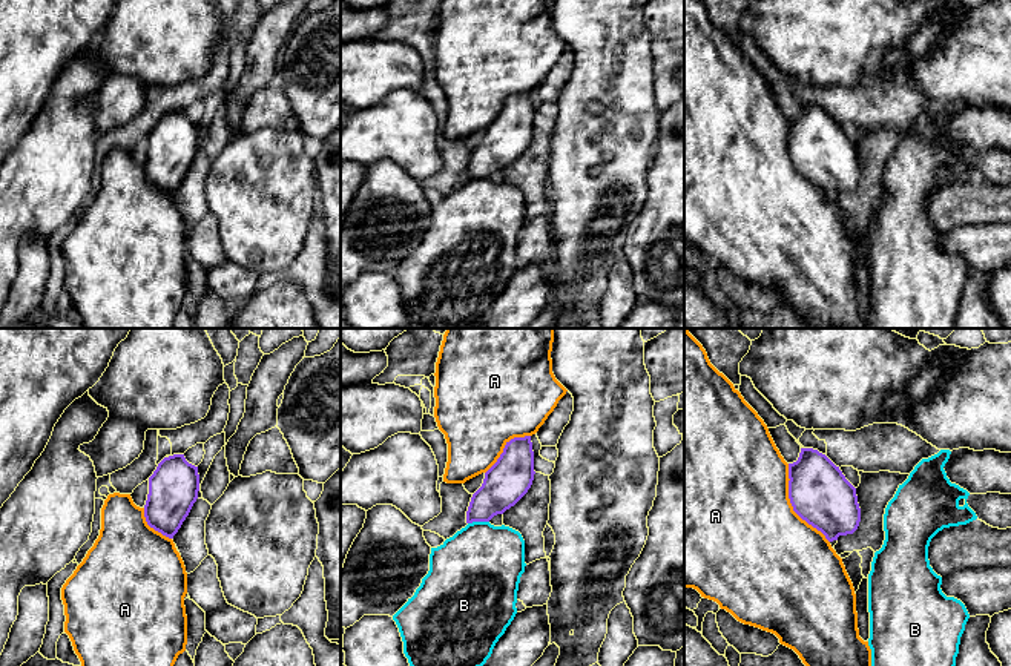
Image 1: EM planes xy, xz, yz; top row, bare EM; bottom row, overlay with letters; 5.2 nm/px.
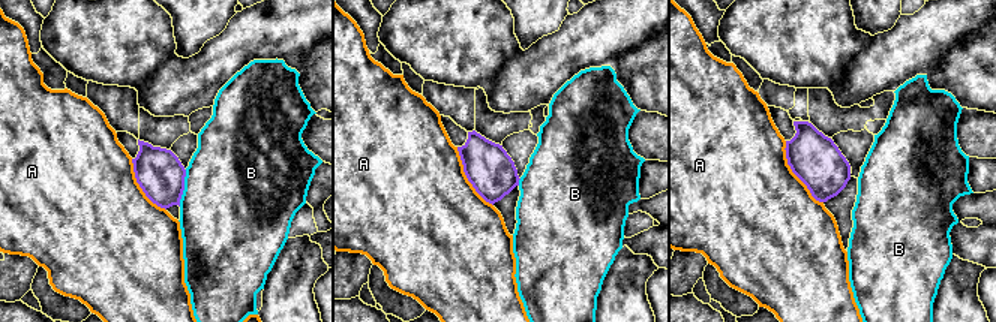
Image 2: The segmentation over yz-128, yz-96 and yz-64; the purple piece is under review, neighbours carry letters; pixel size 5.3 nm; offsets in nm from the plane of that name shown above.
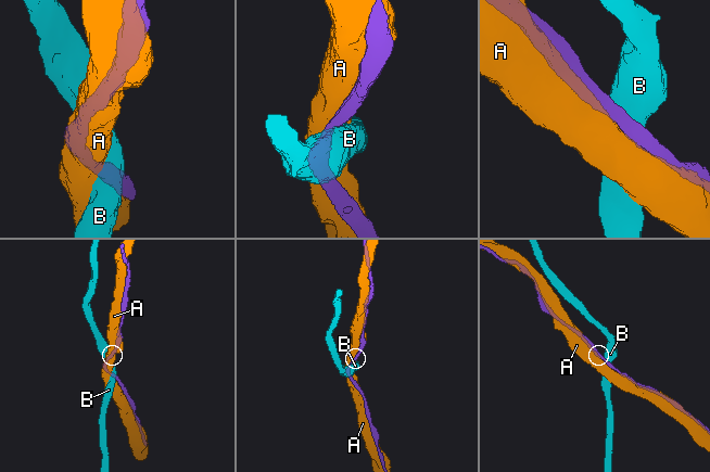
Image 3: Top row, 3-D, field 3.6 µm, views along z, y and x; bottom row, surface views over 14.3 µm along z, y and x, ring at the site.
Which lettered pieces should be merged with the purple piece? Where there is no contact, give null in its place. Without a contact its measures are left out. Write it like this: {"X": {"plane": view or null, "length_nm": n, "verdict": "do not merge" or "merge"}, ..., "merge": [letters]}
{"A": {"plane": "yz", "length_nm": 460, "verdict": "merge"}, "B": {"plane": "xz", "length_nm": 110, "verdict": "do not merge"}, "merge": ["A"]}

